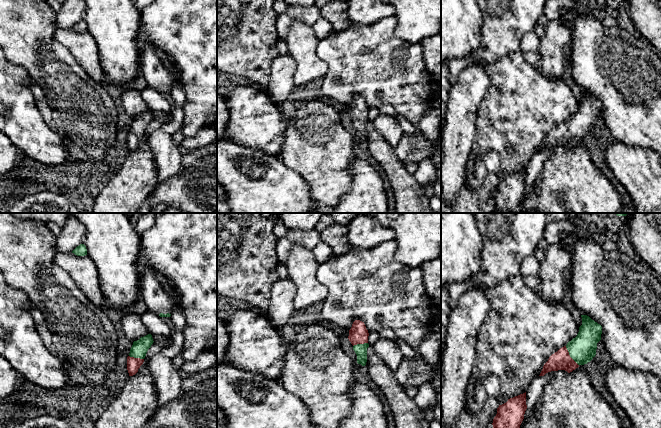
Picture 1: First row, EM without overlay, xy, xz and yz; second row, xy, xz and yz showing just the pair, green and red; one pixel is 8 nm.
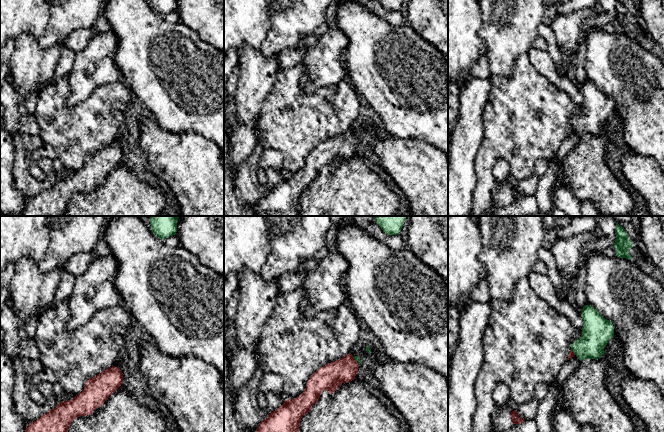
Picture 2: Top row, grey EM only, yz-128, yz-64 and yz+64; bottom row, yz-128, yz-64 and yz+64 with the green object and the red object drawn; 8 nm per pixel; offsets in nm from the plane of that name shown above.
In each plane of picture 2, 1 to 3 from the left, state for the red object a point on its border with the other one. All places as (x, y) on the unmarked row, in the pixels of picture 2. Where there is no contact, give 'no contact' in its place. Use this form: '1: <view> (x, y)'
1: no contact
2: yz-64 (355, 135)
3: yz+64 (573, 127)

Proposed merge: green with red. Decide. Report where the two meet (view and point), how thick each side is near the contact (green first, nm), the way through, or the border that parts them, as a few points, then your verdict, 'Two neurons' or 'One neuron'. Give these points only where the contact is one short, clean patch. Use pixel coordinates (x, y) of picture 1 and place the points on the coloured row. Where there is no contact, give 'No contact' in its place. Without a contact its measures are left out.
Touches green at yz (570, 356). Thickness 220 nm (green) against 160 nm. Path across: yz (582, 348), (570, 356), (560, 360). One neuron

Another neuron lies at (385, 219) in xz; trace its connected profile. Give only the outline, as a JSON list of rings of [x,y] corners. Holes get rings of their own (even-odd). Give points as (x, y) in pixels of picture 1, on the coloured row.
[[[359,213],[367,215],[379,221],[383,226],[389,226],[390,223],[402,213]]]

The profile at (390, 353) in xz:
[[[380,337],[371,347],[374,353],[384,361],[392,372],[397,370],[405,357],[400,348],[392,340],[383,337]]]

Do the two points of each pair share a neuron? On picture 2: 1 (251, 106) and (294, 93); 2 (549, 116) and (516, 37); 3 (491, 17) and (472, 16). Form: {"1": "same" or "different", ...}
{"1": "different", "2": "different", "3": "different"}

